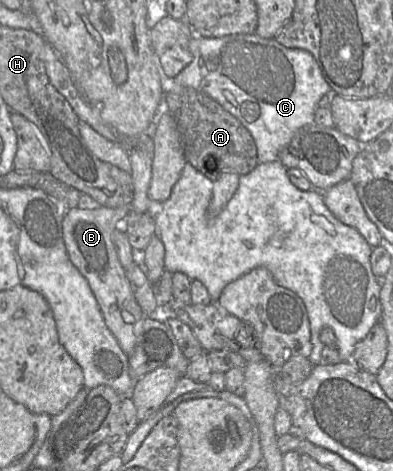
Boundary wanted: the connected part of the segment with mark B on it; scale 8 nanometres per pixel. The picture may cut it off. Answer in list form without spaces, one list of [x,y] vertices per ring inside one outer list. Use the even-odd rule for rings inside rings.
[[[131,206],[70,208],[65,211],[62,221],[69,259],[88,281],[106,326],[126,355],[132,354],[135,348],[135,324],[146,318],[133,295],[126,269],[121,265],[112,241],[113,232],[122,227],[130,212]]]

